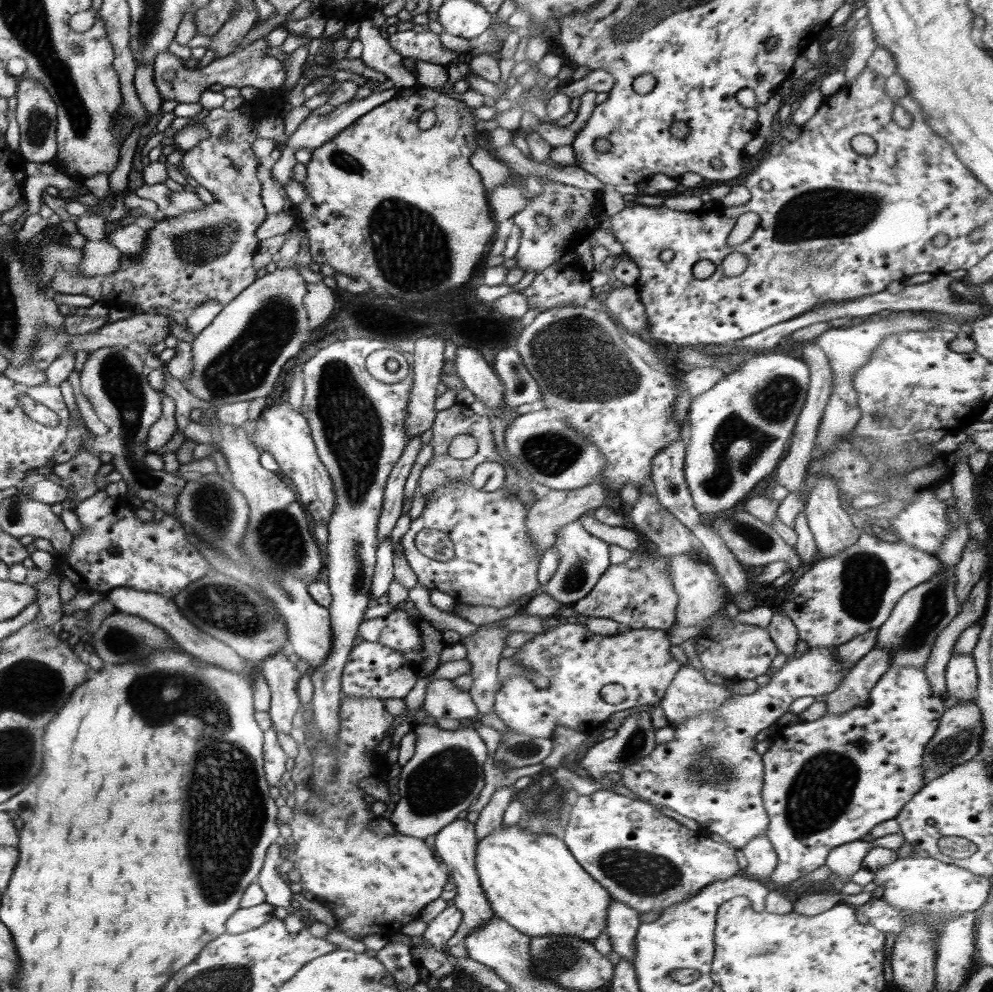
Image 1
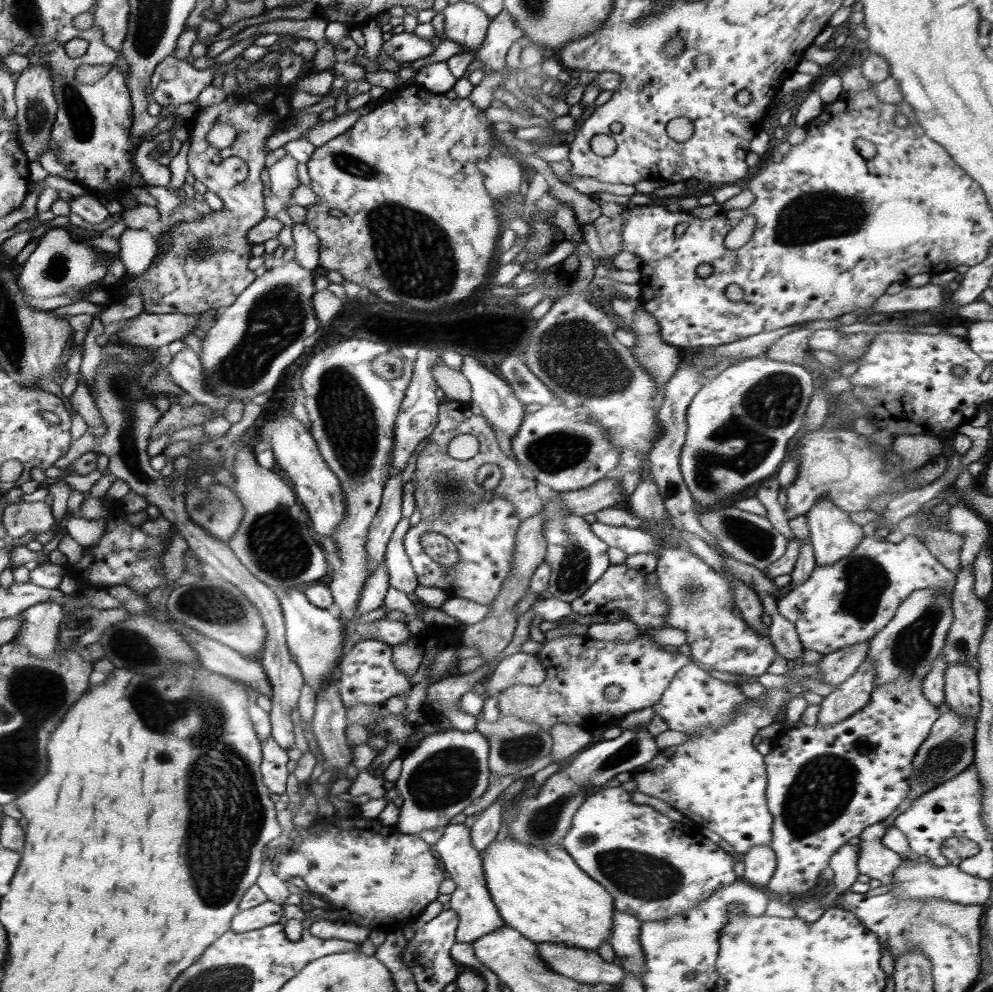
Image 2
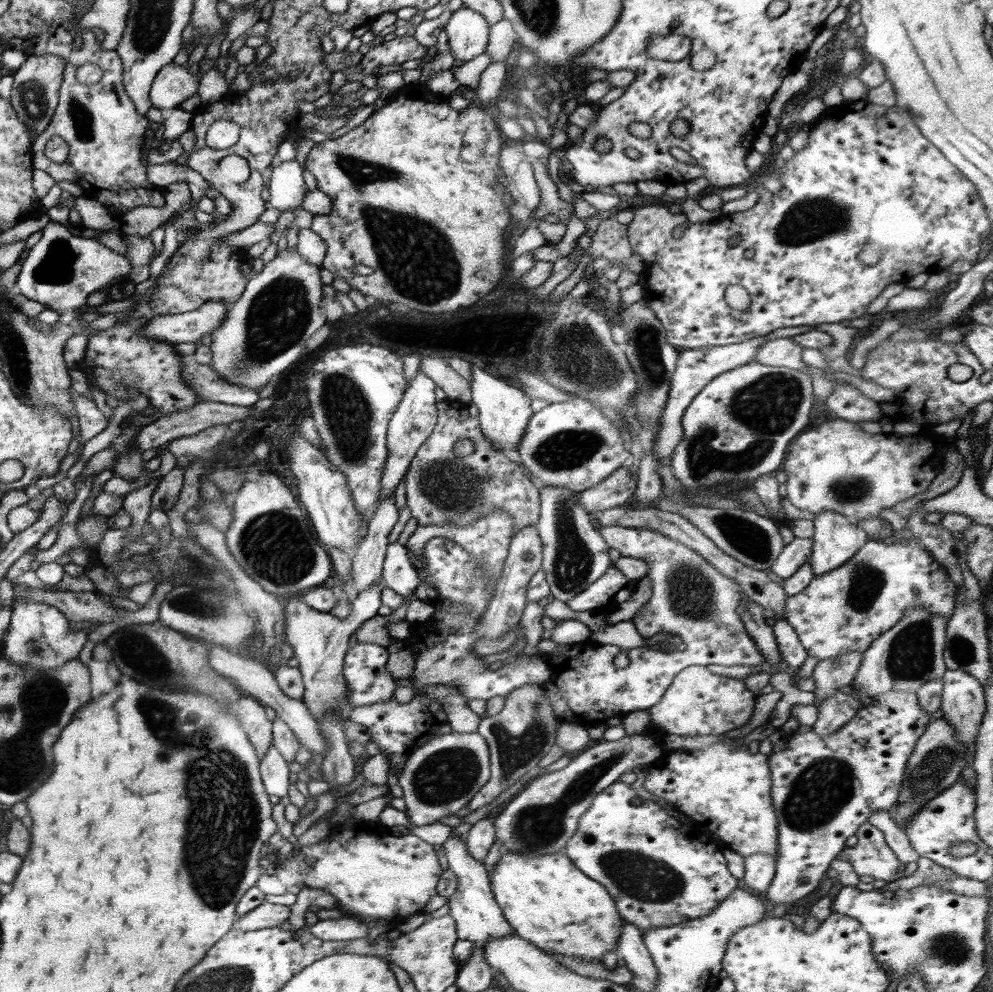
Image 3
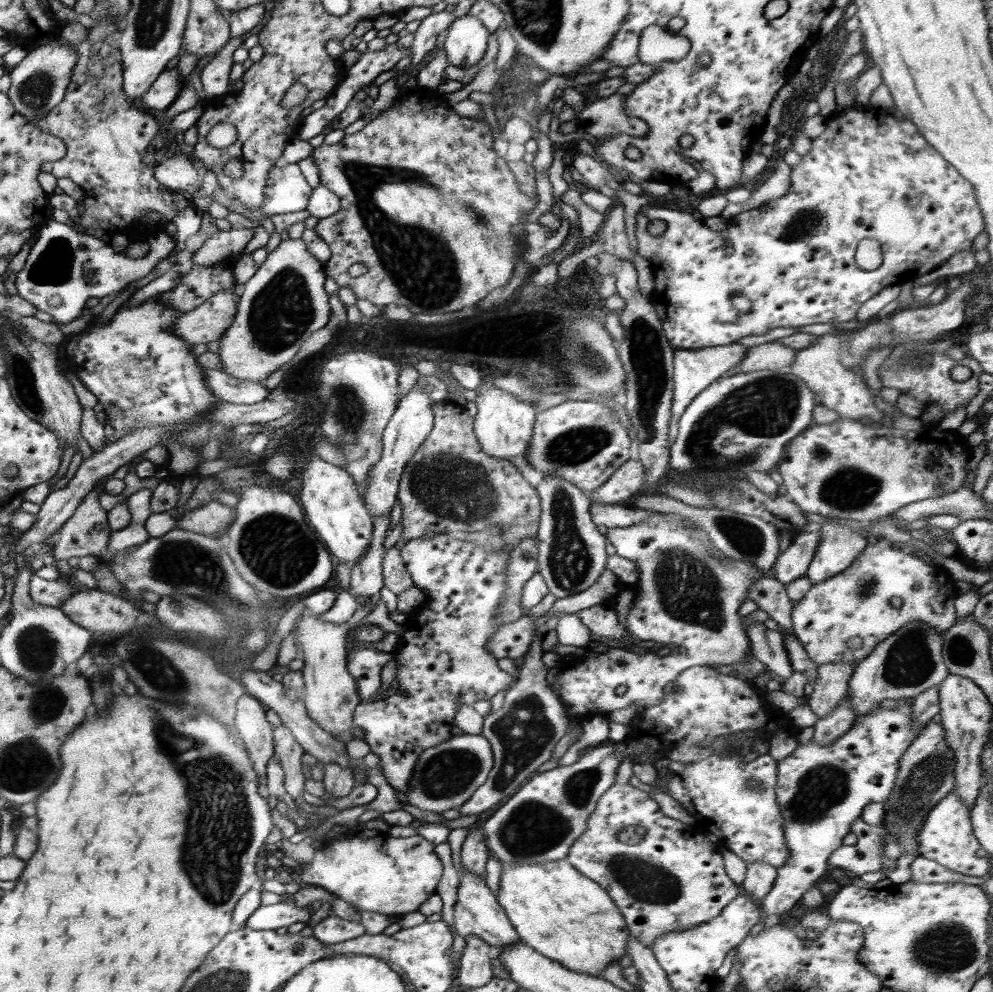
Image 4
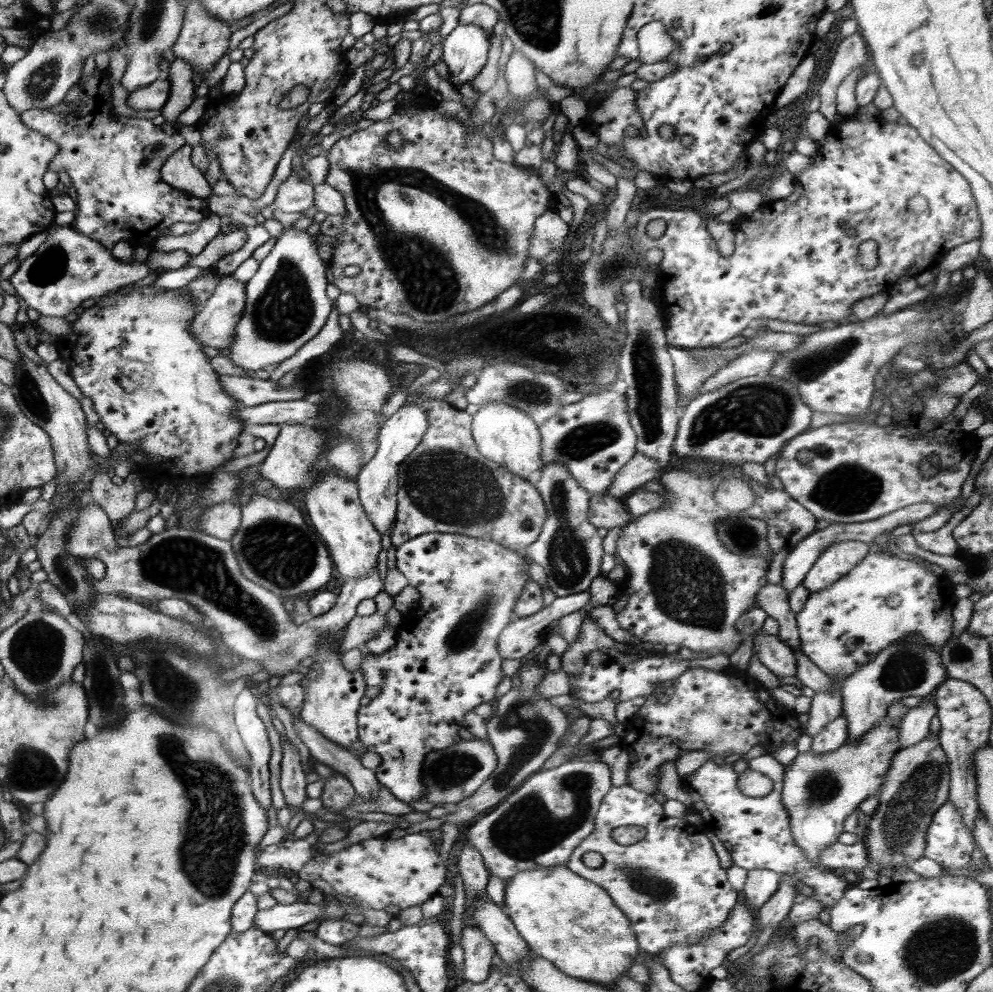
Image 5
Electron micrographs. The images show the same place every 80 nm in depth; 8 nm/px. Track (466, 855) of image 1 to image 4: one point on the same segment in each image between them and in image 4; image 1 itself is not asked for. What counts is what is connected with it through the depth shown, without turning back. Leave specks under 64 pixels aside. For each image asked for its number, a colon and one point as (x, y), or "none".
2: (478, 915)
3: (479, 919)
4: (477, 912)

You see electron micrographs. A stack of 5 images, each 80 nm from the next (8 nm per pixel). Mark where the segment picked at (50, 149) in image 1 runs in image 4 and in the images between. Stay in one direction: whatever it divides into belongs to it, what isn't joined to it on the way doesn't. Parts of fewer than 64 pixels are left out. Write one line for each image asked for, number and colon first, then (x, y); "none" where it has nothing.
2: (36, 103)
3: (36, 82)
4: (39, 82)

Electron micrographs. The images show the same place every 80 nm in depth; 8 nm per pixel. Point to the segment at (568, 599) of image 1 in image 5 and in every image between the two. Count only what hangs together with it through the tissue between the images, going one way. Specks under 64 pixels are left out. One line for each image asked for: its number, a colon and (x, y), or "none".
2: (578, 558)
3: (575, 555)
4: (571, 551)
5: (569, 549)

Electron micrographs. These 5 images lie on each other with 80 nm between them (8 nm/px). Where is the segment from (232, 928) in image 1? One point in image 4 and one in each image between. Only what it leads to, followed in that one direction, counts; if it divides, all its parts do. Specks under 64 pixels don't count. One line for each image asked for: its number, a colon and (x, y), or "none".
2: (268, 912)
3: (268, 915)
4: (274, 916)

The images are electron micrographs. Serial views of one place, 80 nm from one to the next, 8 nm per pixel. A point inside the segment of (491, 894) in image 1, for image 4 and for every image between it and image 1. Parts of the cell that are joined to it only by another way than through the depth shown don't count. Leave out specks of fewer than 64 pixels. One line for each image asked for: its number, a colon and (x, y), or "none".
2: (542, 893)
3: (547, 900)
4: (562, 914)

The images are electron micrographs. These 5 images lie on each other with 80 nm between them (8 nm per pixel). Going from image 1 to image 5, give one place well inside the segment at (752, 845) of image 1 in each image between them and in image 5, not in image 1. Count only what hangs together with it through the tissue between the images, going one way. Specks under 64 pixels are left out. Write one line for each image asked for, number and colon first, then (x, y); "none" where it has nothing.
2: (760, 862)
3: (760, 869)
4: (760, 877)
5: (761, 884)

